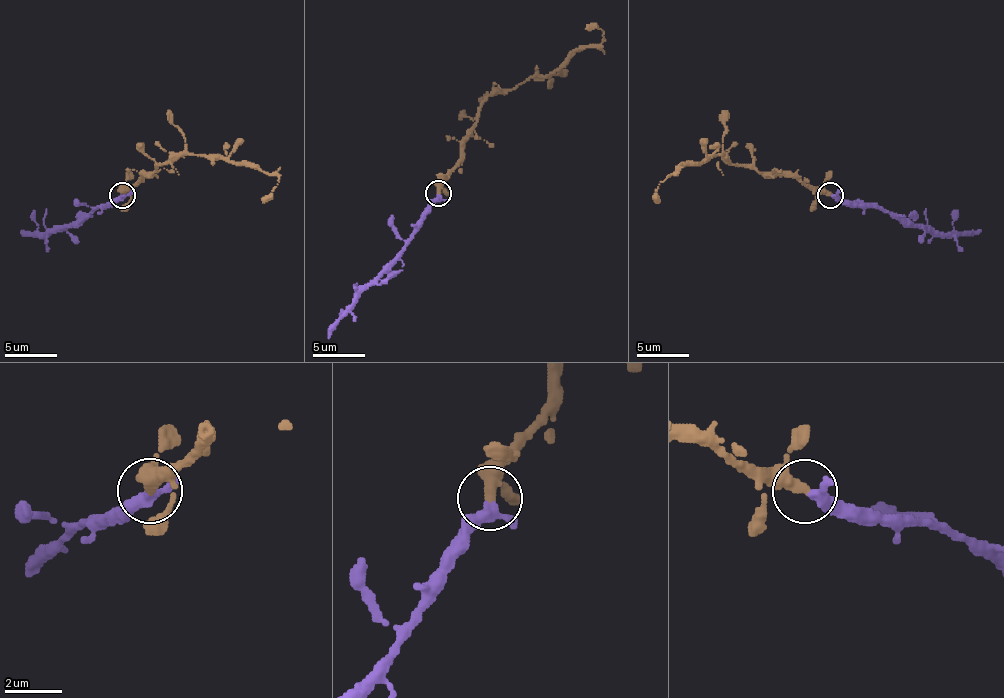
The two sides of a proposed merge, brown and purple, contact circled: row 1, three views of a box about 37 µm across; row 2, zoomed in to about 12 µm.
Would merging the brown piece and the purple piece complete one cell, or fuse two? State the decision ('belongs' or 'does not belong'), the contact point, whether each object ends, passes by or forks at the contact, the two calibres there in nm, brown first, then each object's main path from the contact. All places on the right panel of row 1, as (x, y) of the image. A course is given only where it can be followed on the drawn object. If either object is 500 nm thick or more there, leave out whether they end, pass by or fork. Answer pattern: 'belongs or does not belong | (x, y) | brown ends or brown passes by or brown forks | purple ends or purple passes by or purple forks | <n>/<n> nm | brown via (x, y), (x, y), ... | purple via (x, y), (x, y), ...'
belongs | (830, 195) | brown passes by | purple passes by | 280/320 nm | brown via (830, 194), (814, 191), (797, 178), (739, 165), (722, 154), (704, 162), (687, 161), (660, 185), (658, 203) | purple via (832, 194), (888, 210), (940, 234), (965, 234), (981, 229)

